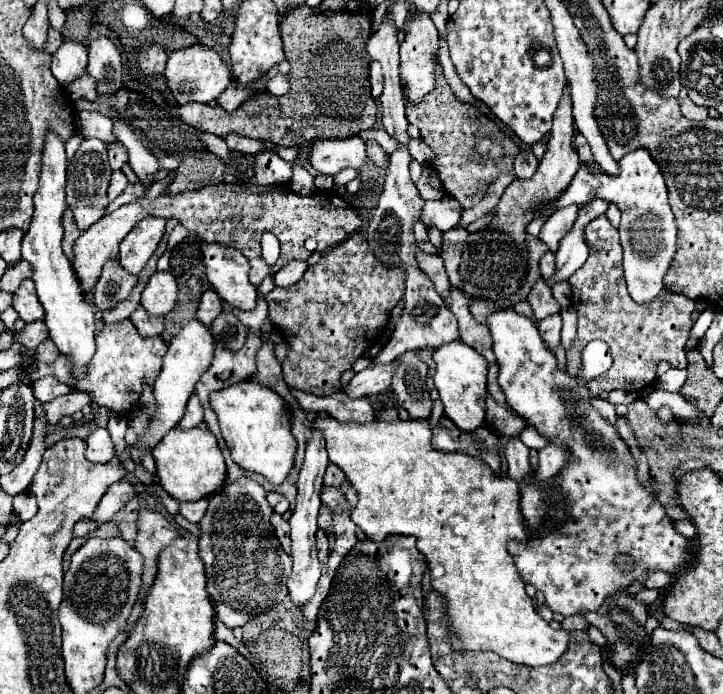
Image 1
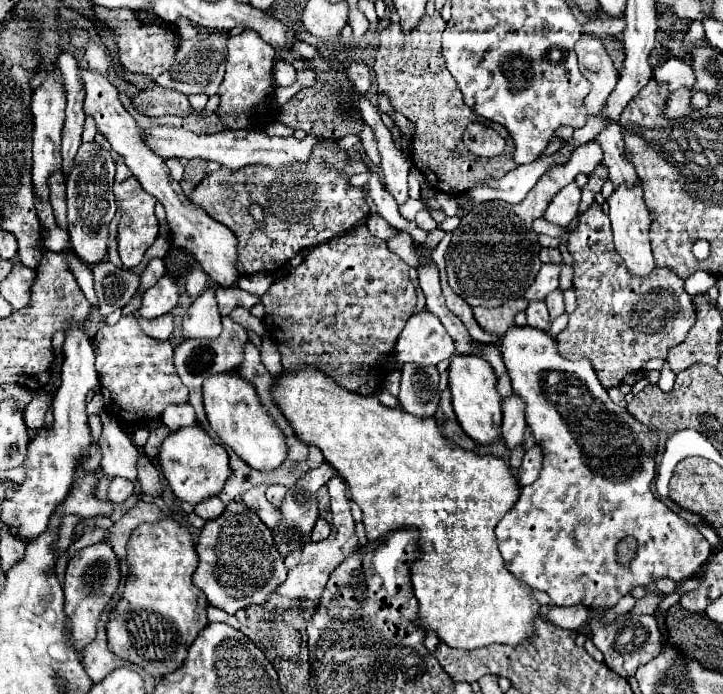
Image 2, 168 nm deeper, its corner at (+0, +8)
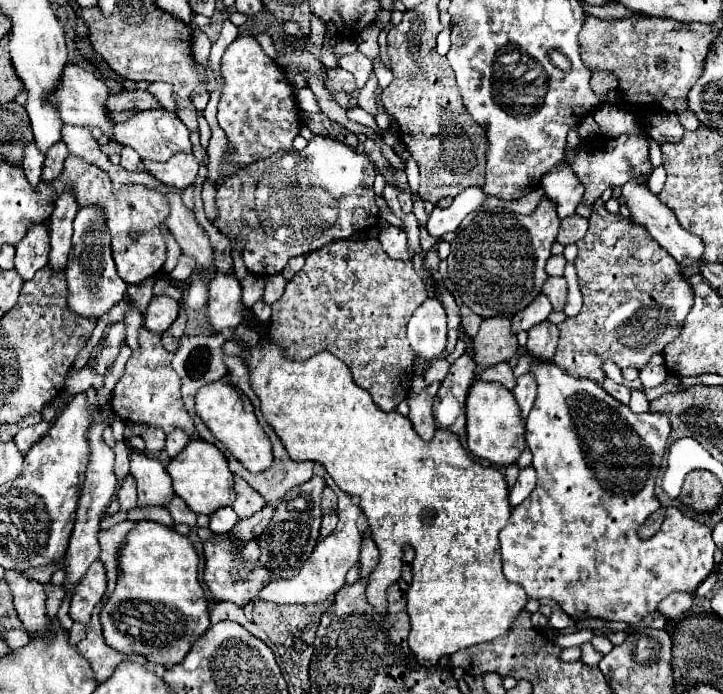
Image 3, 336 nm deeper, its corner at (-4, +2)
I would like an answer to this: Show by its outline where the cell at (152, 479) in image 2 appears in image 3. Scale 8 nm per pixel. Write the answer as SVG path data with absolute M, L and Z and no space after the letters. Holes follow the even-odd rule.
M173 497L171 499L171 505L167 509L169 509L169 513L173 515L173 519L177 523L185 523L189 527L195 527L197 525L197 515L179 497Z

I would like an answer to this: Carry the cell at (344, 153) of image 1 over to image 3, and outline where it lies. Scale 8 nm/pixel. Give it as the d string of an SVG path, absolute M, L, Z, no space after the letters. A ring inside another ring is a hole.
M165 107L147 109L147 111L137 113L135 117L131 117L125 123L117 123L113 129L111 141L129 145L141 155L141 159L151 159L151 161L167 161L169 157L173 157L179 151L193 149L191 141L189 141L189 129L179 121L179 117L173 111L169 111Z

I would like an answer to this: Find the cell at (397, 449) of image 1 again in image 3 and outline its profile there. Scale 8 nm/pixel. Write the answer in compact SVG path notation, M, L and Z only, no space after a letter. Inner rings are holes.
M229 331L227 339L235 339L243 349L245 349L245 361L247 361L247 369L249 369L249 383L255 391L255 395L259 397L261 401L261 411L263 411L263 417L265 421L273 427L273 431L277 433L277 437L281 439L281 443L285 445L287 449L287 455L291 461L315 461L315 463L321 463L325 467L325 471L331 475L331 479L337 483L339 489L343 489L345 493L351 493L355 497L359 497L359 507L363 509L367 521L369 521L369 529L371 529L371 537L373 541L377 543L377 549L379 549L379 563L377 567L371 571L369 575L369 583L367 583L367 601L373 605L373 609L383 615L387 613L387 587L391 583L395 583L402 573L402 554L403 547L409 545L415 549L415 559L413 559L413 581L411 581L411 587L409 587L409 593L407 593L407 615L411 619L411 633L409 633L409 649L415 657L415 663L421 665L421 667L433 667L437 665L437 661L445 655L453 655L461 649L467 649L471 645L479 645L479 643L485 643L485 641L493 641L495 637L501 637L509 631L511 623L515 621L515 617L519 615L519 611L525 607L525 601L527 601L527 593L523 591L521 585L517 583L511 583L505 579L503 571L501 571L501 553L499 553L499 531L507 525L509 521L509 515L511 515L511 505L507 501L507 483L503 479L503 475L499 473L497 467L483 467L479 465L465 449L463 445L457 441L455 433L447 431L447 429L437 429L435 437L431 441L423 441L411 421L407 417L403 417L401 413L385 413L385 411L379 411L377 405L373 403L373 399L369 397L369 393L361 387L355 385L353 377L351 377L351 371L347 365L343 365L341 359L337 359L335 355L323 351L323 353L315 353L313 357L305 359L305 361L293 361L289 357L283 355L283 349L273 343L269 337L259 337L257 345L253 347L247 347L245 341L241 341L241 337L235 337L233 331Z

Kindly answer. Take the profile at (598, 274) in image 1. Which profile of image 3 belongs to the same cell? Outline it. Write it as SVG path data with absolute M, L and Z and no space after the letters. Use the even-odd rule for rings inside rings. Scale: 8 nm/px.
M597 199L593 213L589 217L589 229L583 239L577 241L579 255L575 259L575 269L579 277L579 287L583 293L583 309L575 317L567 317L559 325L559 345L555 353L555 365L565 369L569 375L593 379L597 383L605 381L601 363L611 359L617 367L641 369L651 355L663 353L663 345L673 341L683 327L683 321L691 309L693 291L687 281L679 275L679 265L671 261L671 255L663 253L651 235L637 225L621 217L619 213L609 213L603 199Z

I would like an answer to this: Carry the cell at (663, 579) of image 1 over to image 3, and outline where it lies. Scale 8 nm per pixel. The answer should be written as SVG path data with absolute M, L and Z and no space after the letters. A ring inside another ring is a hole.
M671 593L659 603L657 611L665 619L675 619L675 617L683 615L685 611L689 611L691 605L693 605L693 597L689 593Z

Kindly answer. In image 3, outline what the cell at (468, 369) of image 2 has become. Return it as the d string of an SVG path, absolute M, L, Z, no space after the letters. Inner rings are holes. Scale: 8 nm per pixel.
M475 381L467 397L467 443L473 455L487 459L491 465L517 463L525 449L525 423L519 413L519 405L509 389L501 383Z

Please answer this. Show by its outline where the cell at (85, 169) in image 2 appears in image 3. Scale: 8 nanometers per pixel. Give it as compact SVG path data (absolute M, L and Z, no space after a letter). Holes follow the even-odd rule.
M83 207L77 211L73 221L73 249L69 263L65 267L67 279L67 307L71 313L99 321L111 307L123 301L127 293L127 283L117 275L113 257L111 257L111 235L107 233L107 225L97 209Z

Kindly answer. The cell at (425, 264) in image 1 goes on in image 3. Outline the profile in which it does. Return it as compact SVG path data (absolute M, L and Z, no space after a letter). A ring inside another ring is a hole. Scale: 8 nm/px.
M385 225L385 229L381 231L379 235L379 241L385 249L385 253L391 257L391 259L401 259L401 261L411 261L409 255L407 255L407 235L403 229L397 229L393 225Z

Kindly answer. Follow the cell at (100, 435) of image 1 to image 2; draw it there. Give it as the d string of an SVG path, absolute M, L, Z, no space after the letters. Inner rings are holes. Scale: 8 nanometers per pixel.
M101 413L103 431L97 441L101 451L101 469L107 477L125 477L129 481L137 479L137 447L131 437L119 427L115 415Z

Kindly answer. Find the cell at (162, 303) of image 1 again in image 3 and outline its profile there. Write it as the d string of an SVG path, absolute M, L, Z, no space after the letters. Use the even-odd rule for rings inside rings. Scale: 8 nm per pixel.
M165 295L153 297L145 313L145 329L151 333L163 333L175 321L177 313L179 313L179 303L175 299Z

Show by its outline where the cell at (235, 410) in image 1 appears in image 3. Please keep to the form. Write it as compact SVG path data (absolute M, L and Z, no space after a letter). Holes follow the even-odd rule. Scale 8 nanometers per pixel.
M213 381L203 385L195 395L195 413L205 421L207 429L219 439L225 449L251 473L259 473L271 465L271 443L263 433L257 417L253 413L251 401L235 387L223 381Z

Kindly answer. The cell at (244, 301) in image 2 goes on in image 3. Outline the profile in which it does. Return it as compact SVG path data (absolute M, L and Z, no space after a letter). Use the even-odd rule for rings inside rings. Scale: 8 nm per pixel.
M275 273L269 277L269 281L265 281L265 293L263 293L263 299L267 303L275 303L281 295L283 295L283 289L285 289L287 281L281 273Z

